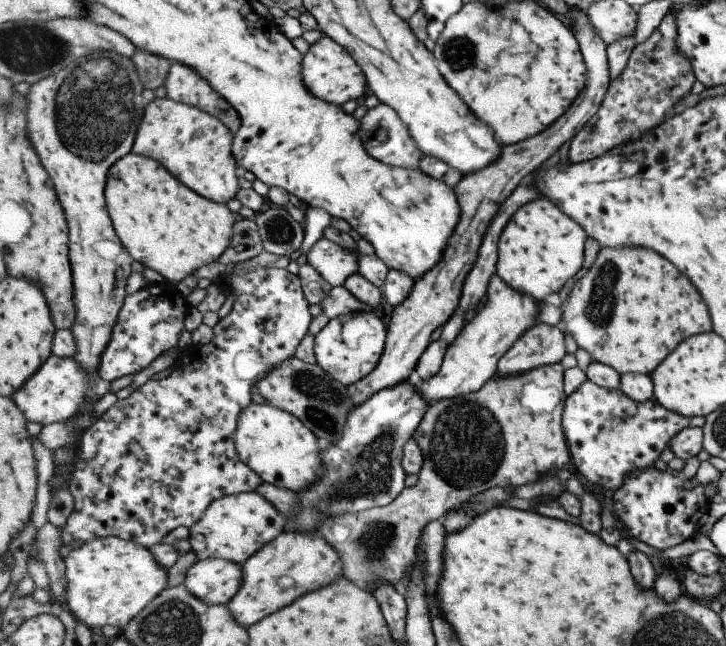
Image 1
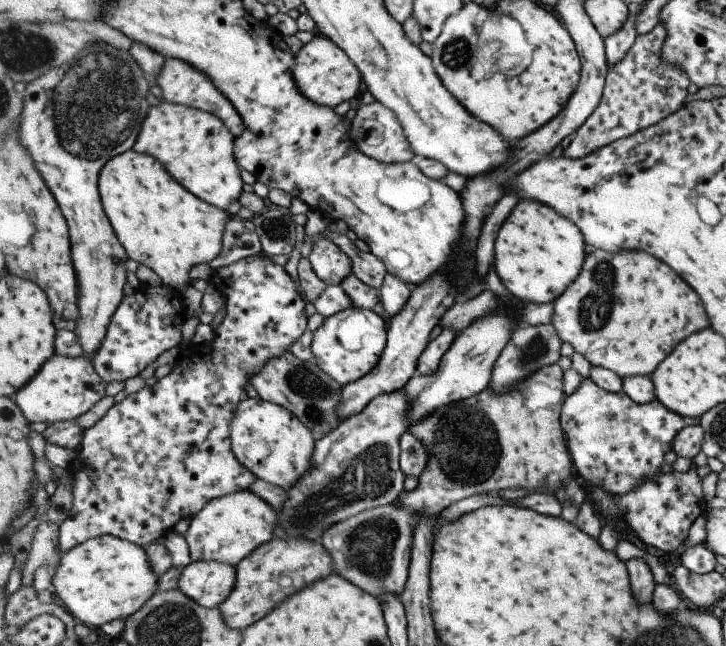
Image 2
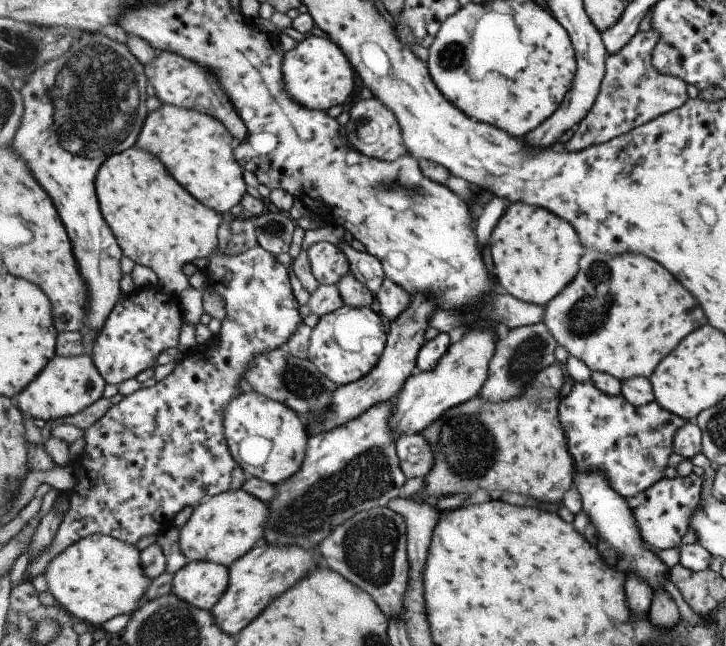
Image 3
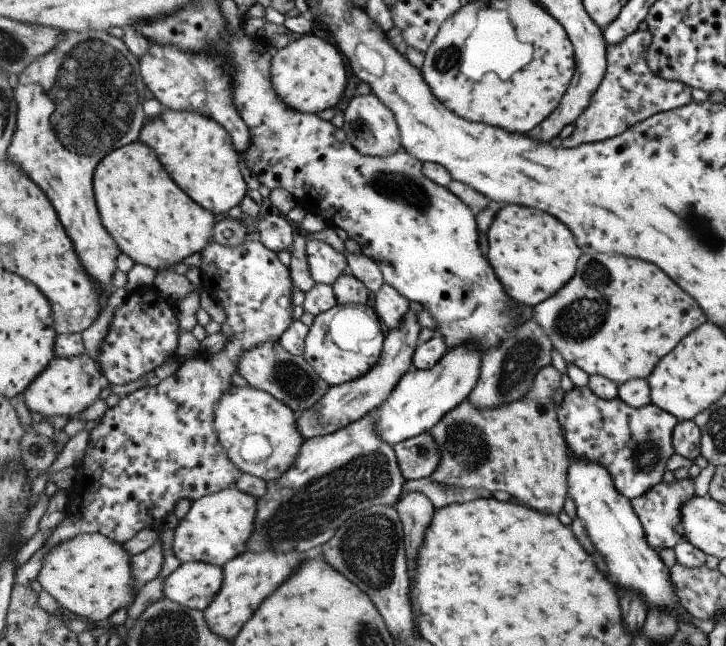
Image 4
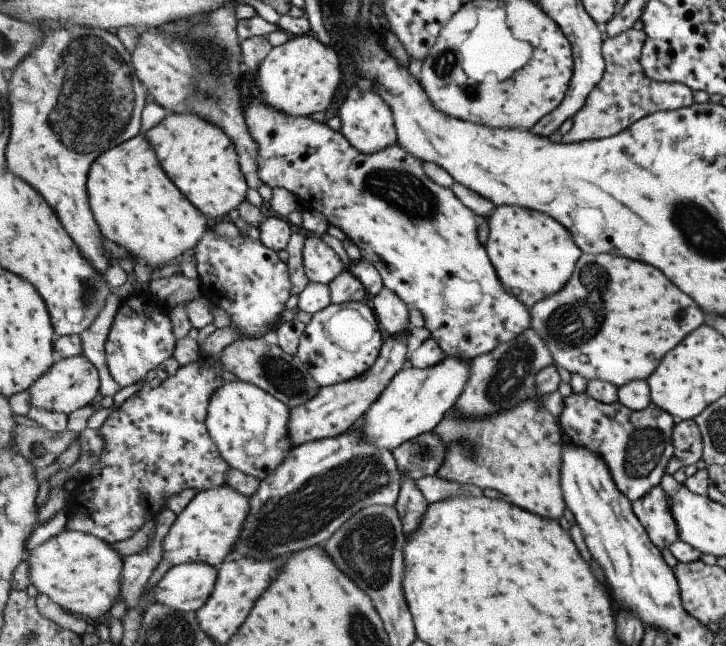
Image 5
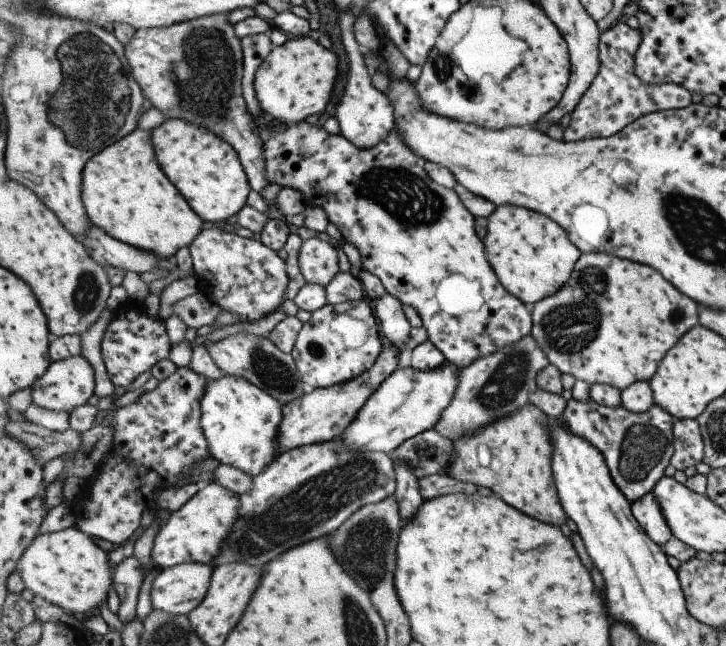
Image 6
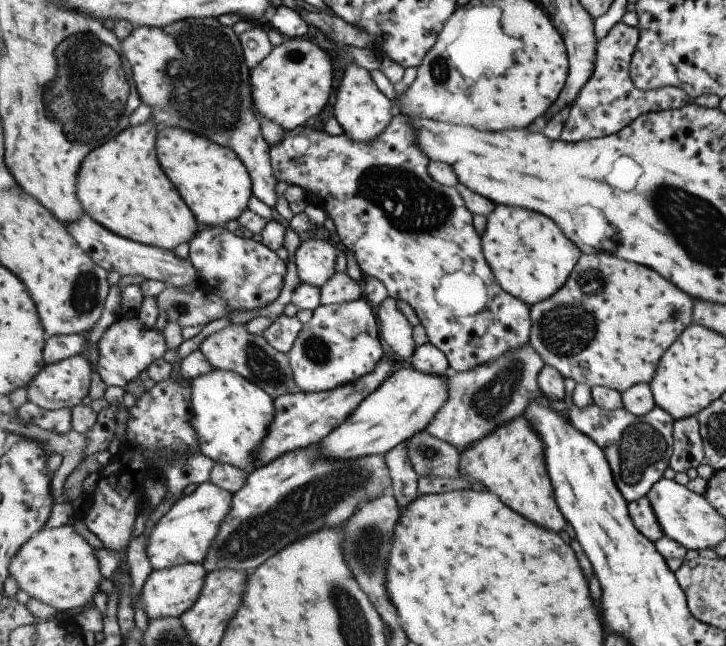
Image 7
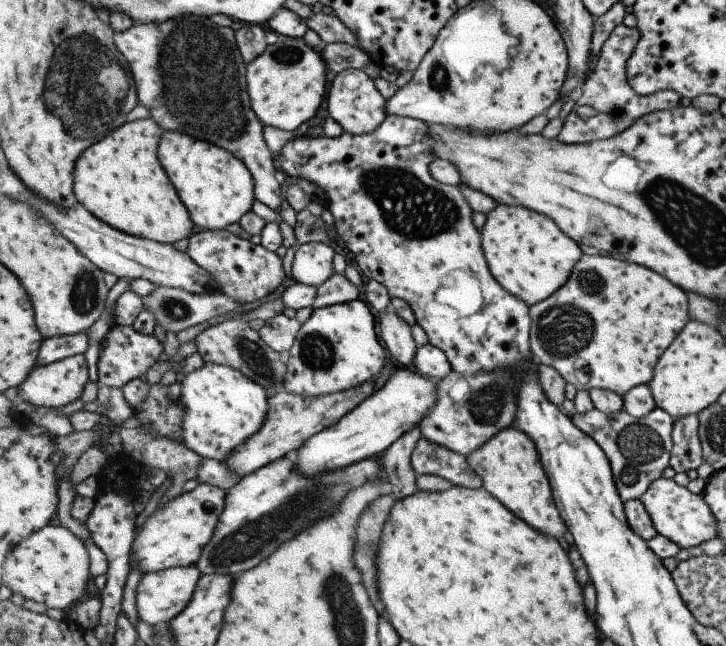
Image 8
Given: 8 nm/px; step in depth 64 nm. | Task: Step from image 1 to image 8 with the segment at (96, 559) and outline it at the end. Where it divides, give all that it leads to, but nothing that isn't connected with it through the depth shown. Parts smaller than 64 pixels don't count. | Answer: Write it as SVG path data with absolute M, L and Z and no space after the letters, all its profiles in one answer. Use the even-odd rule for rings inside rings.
M53 523L16 546L8 554L3 568L2 584L13 589L17 600L28 598L65 612L85 596L87 586L93 578L91 558L85 542L77 538L69 528L53 526Z

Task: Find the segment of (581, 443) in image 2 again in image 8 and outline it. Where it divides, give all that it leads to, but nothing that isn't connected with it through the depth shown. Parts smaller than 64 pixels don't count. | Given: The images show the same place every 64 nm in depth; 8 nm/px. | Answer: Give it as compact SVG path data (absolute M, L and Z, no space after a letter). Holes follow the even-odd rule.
M661 407L654 408L644 417L633 416L625 409L607 415L597 408L586 413L576 411L571 417L582 431L591 435L599 446L604 447L612 462L617 488L624 502L640 499L653 482L659 480L670 467L674 447L672 432L676 419Z

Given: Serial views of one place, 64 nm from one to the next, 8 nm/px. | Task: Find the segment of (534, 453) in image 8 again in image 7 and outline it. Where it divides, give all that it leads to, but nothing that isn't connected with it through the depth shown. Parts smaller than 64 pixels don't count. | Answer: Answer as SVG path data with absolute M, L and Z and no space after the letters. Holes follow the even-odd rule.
M525 415L496 428L489 436L465 449L461 455L460 471L469 479L485 484L507 506L529 520L557 532L567 526L567 518L558 505L548 471L546 444Z

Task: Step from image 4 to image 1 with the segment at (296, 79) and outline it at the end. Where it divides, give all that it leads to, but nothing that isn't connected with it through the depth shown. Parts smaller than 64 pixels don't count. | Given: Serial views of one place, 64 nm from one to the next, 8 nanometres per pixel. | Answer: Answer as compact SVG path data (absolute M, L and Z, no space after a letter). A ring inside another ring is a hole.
M324 35L309 48L304 56L304 81L309 90L327 102L344 105L349 100L359 100L368 95L368 78L359 62L341 43Z

